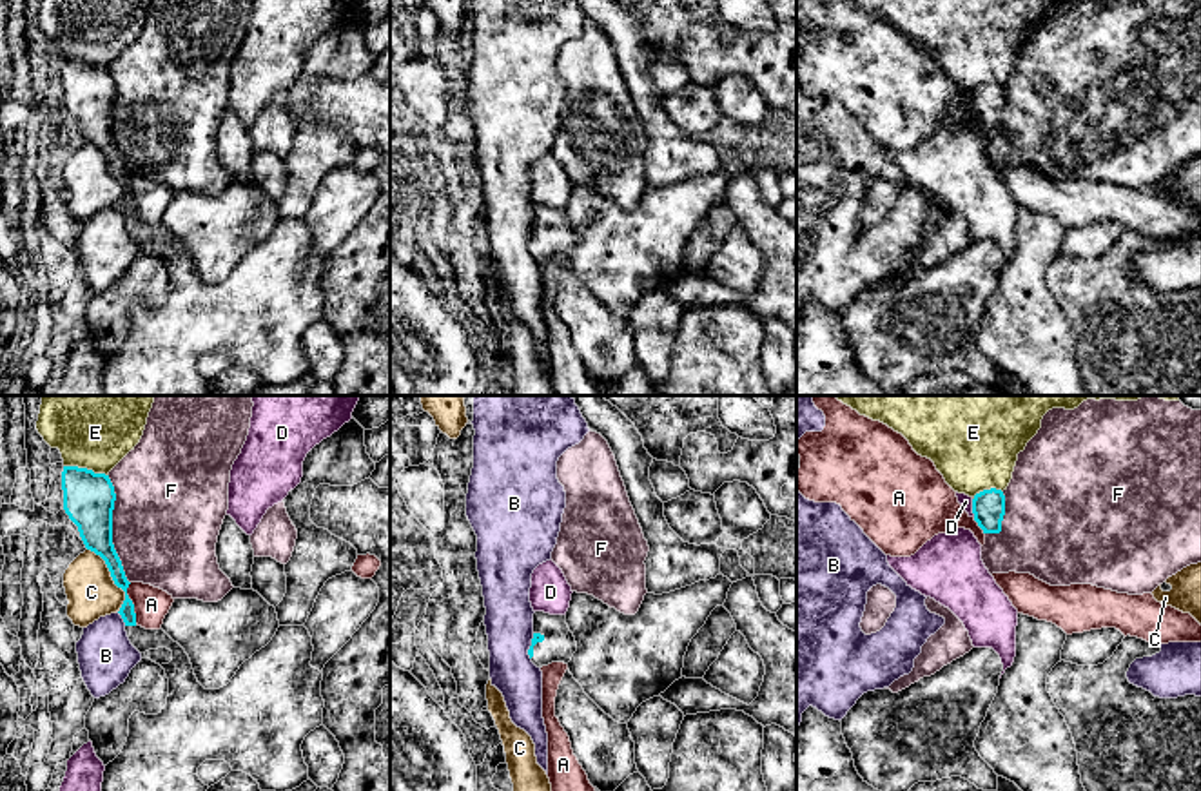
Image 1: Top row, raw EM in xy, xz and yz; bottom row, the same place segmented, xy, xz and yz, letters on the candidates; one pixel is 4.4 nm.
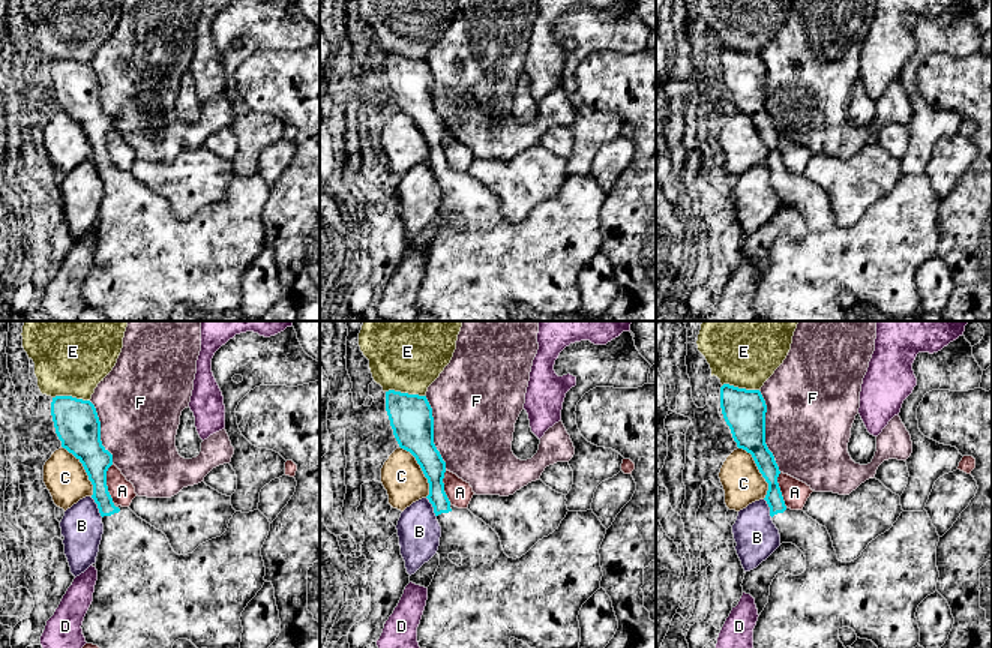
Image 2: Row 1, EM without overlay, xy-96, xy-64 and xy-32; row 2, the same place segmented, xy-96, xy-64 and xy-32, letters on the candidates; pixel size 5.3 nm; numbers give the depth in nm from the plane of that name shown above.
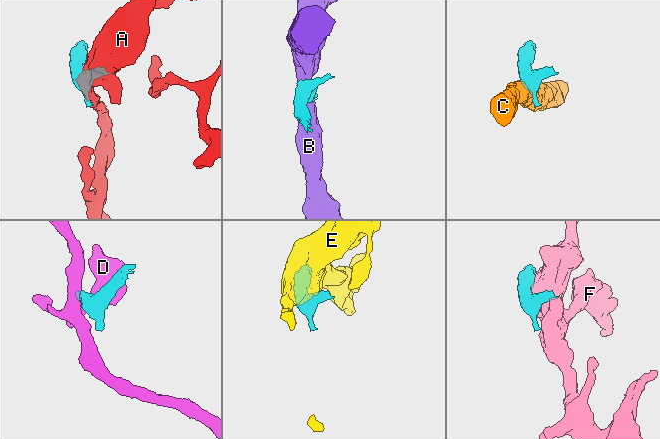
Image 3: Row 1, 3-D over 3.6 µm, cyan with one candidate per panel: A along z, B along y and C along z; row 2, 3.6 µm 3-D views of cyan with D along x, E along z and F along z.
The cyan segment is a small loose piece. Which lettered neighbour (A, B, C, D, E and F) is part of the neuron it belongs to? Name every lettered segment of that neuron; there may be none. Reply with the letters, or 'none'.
none

